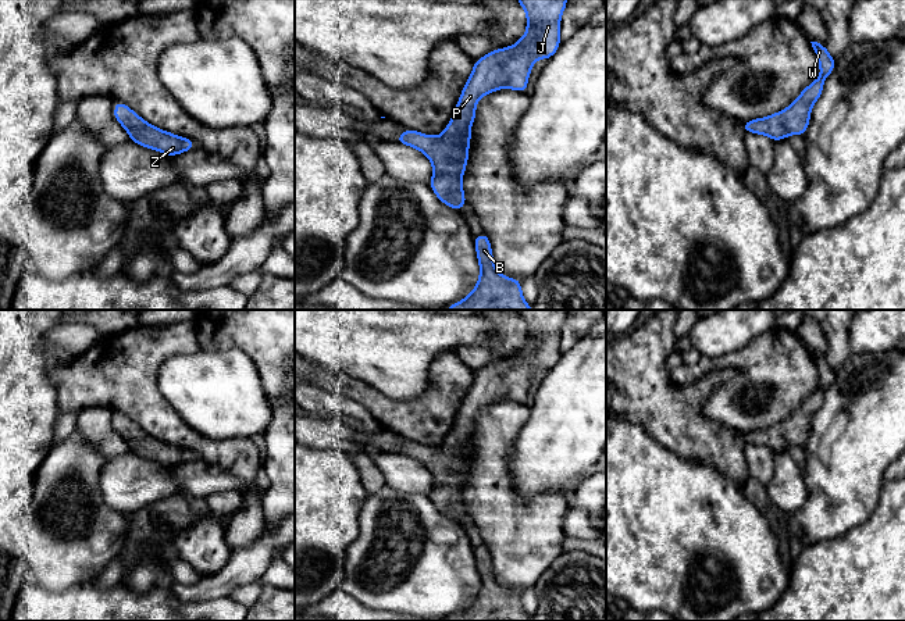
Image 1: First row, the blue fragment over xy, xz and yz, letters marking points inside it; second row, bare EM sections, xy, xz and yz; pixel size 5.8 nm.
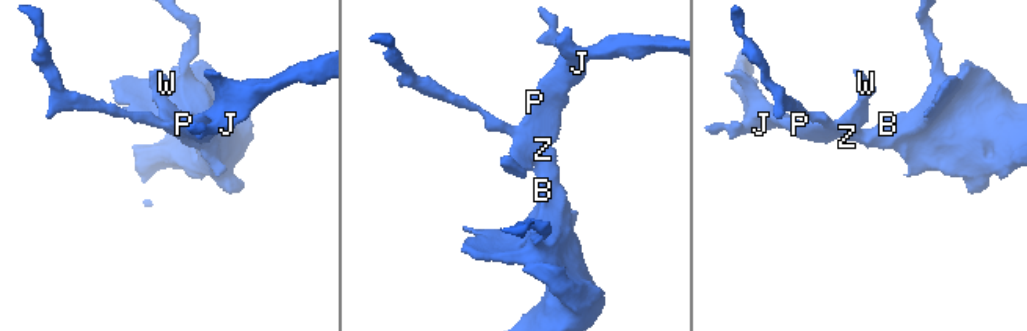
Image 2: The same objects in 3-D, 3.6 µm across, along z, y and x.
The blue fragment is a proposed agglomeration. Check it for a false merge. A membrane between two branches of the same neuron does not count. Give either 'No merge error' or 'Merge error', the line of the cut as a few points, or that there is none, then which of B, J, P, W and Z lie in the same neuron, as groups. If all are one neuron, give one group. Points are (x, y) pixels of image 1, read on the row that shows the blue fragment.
No merge error. No split. Groups: B J P W Z

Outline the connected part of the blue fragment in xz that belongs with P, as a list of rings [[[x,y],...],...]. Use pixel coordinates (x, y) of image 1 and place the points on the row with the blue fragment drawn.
[[[567,0],[517,1],[527,14],[525,33],[516,44],[492,50],[474,61],[445,131],[439,136],[430,136],[407,129],[395,140],[420,150],[431,160],[434,178],[428,186],[443,204],[456,211],[467,204],[462,176],[470,157],[470,128],[478,100],[502,88],[528,92],[532,64],[539,58],[549,60],[560,46],[560,17]]]

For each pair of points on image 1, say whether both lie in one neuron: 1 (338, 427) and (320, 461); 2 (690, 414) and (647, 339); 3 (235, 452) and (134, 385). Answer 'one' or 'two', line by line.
1: two
2: one
3: one

